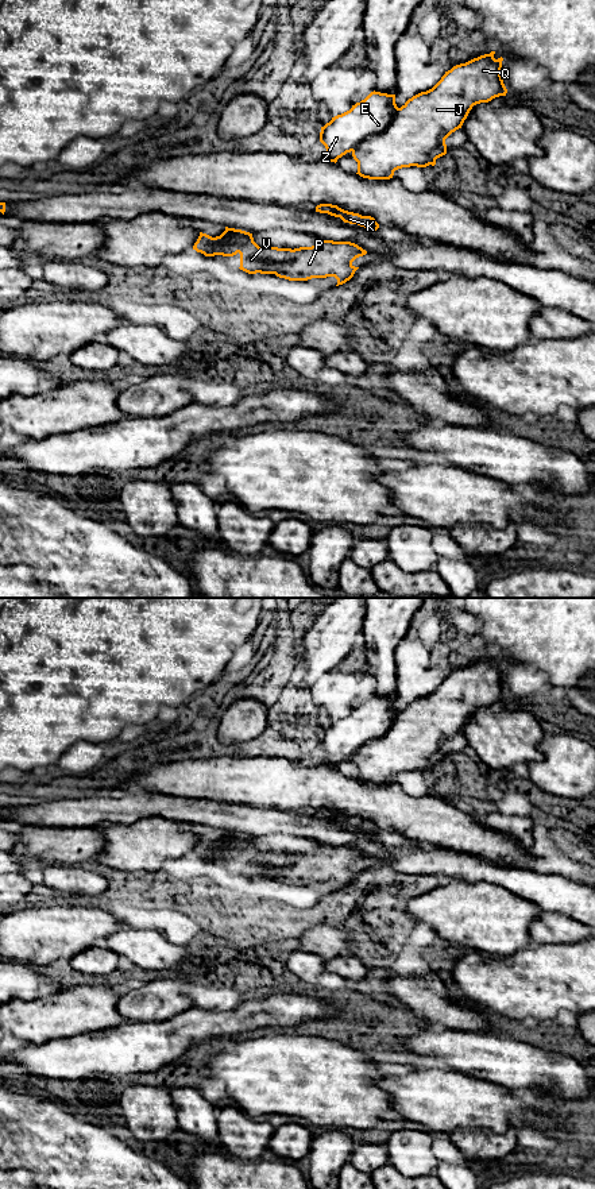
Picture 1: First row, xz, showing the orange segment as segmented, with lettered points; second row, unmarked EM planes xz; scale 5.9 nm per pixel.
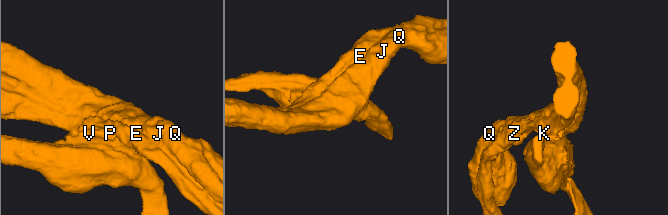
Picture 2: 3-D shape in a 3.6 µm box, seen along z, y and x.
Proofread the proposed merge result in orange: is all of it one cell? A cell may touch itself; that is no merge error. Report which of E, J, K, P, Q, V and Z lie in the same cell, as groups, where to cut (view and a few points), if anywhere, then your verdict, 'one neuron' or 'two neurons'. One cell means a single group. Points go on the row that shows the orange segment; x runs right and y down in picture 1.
E J K P Q Z / V | xz (294, 251), (289, 258), (275, 261), (271, 265), (273, 273) | two neurons

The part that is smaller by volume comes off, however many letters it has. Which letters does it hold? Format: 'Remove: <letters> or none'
Remove: V

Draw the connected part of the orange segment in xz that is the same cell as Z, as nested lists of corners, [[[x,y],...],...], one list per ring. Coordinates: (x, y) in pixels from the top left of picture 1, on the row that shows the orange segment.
[[[491,51],[490,54],[453,66],[445,72],[432,89],[413,96],[401,108],[395,104],[395,94],[371,92],[364,100],[352,105],[349,111],[332,117],[329,123],[321,127],[320,142],[327,148],[322,161],[336,163],[339,158],[351,153],[358,162],[356,174],[368,179],[390,179],[394,171],[402,167],[434,166],[436,159],[447,154],[445,139],[461,128],[474,105],[488,103],[499,96],[506,96],[507,89],[501,76],[503,58],[495,59],[494,54],[495,51]]]

